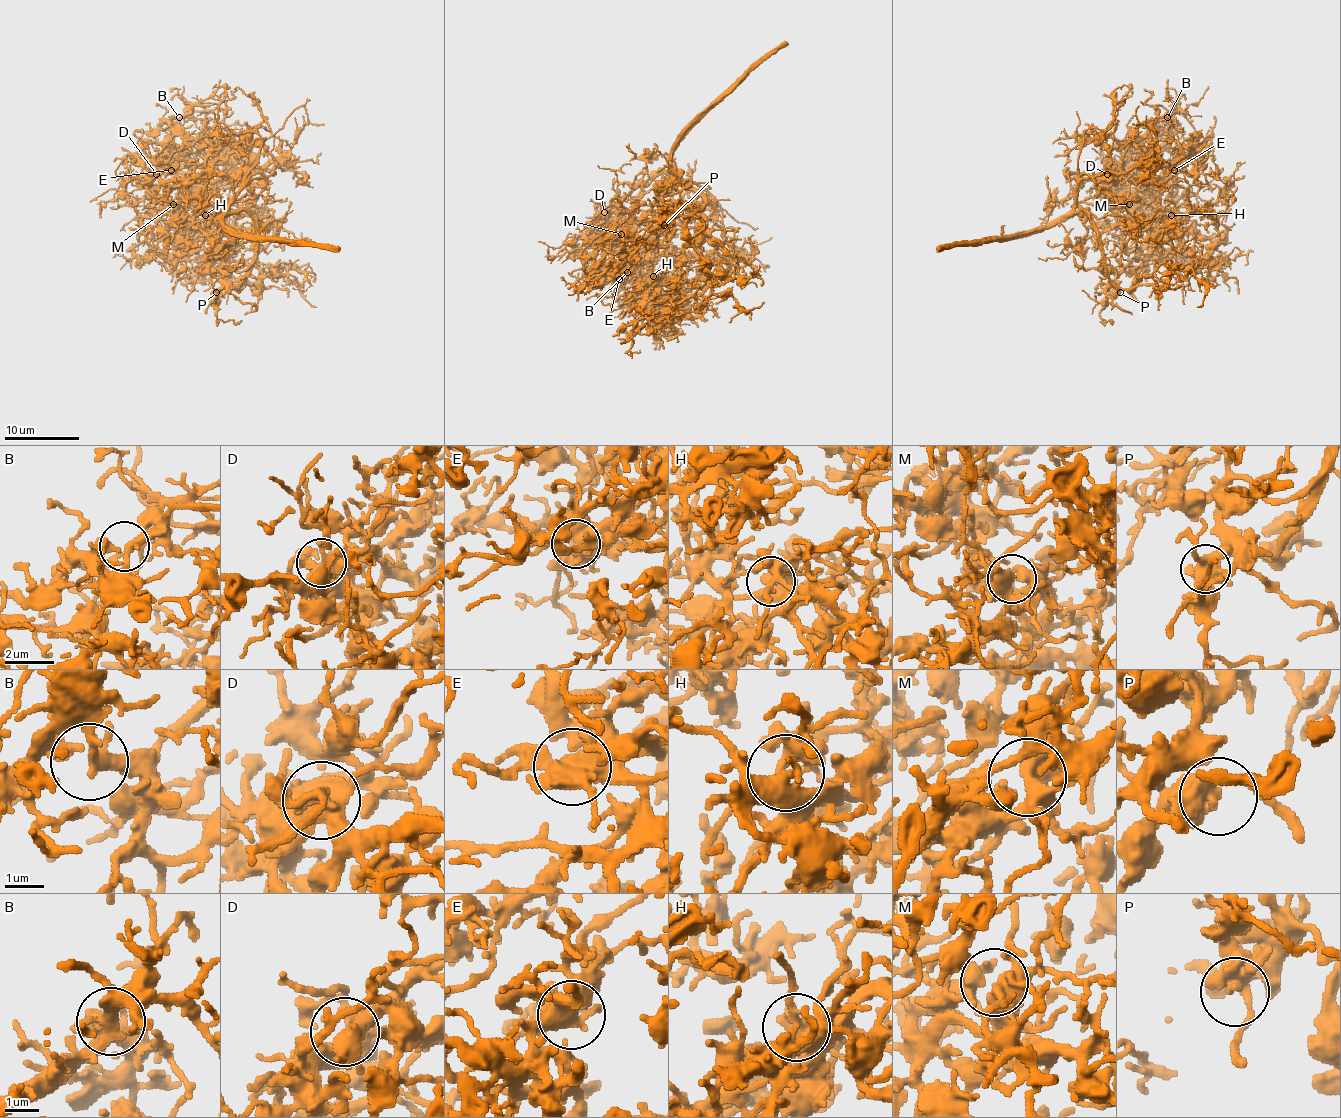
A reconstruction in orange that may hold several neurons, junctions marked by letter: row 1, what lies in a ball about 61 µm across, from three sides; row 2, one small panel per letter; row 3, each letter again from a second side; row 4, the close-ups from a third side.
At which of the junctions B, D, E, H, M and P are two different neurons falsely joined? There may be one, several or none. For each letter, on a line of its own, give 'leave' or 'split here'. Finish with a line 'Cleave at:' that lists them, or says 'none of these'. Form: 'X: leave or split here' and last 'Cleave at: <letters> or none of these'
B: leave
D: leave
E: leave
H: leave
M: leave
P: leave
Cleave at: none of these

